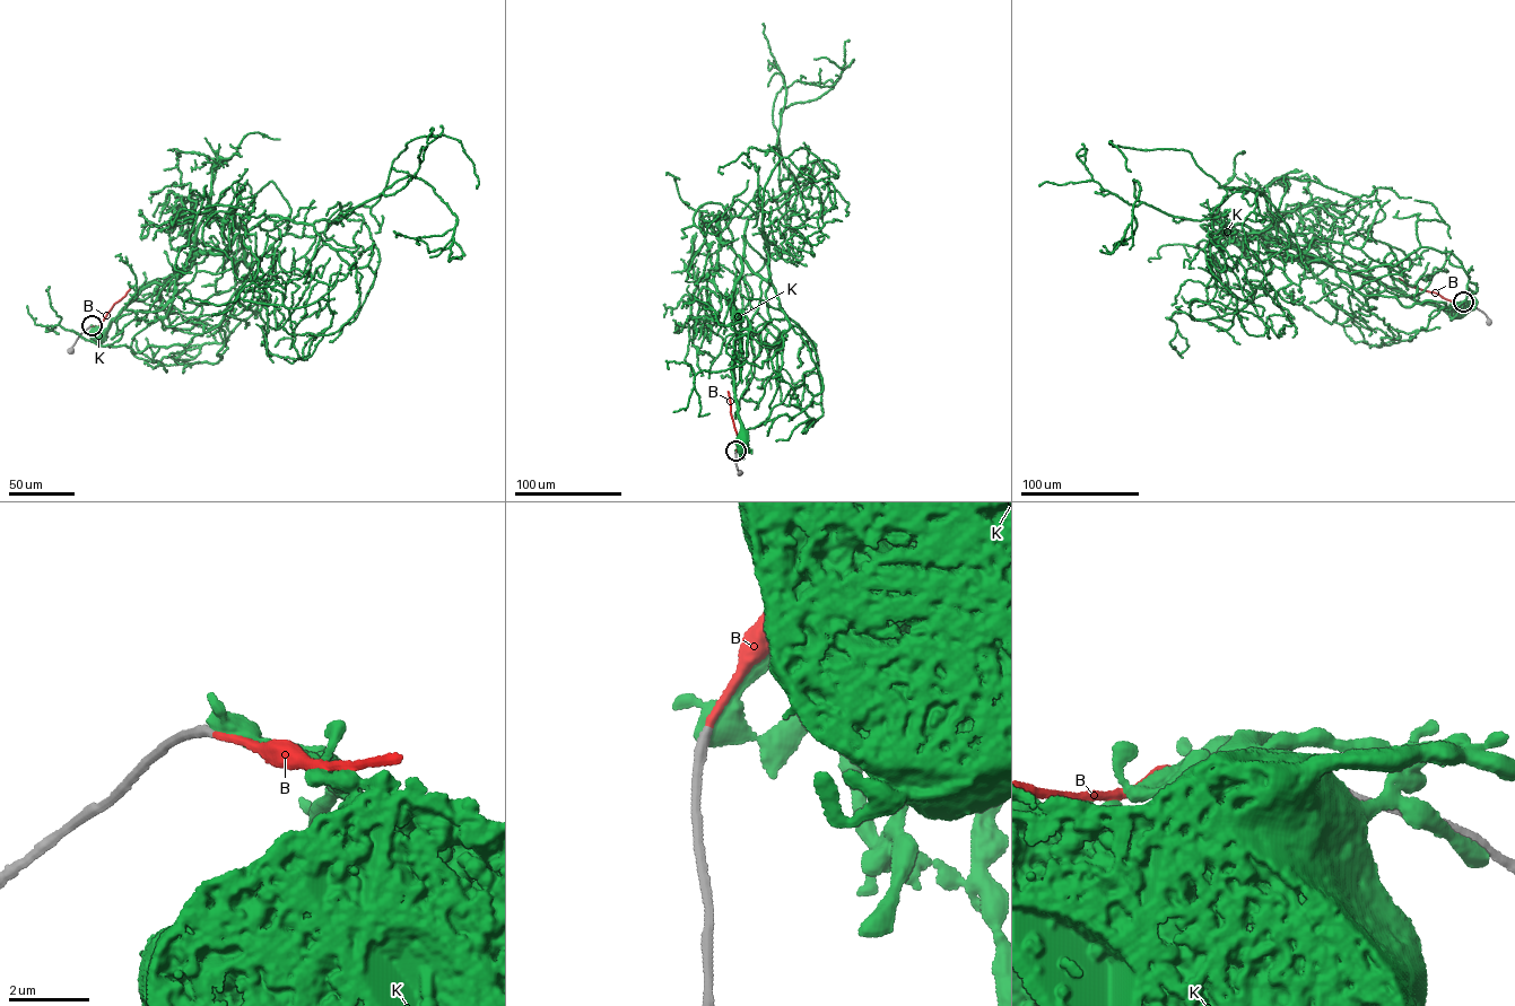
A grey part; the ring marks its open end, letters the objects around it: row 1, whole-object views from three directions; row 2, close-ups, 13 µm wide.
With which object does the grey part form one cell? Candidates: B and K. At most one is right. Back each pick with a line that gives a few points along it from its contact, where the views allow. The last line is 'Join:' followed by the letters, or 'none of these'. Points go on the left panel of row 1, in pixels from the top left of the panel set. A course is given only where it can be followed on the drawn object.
B: it runs (92, 326), (99, 325), (130, 288)
Join: B

